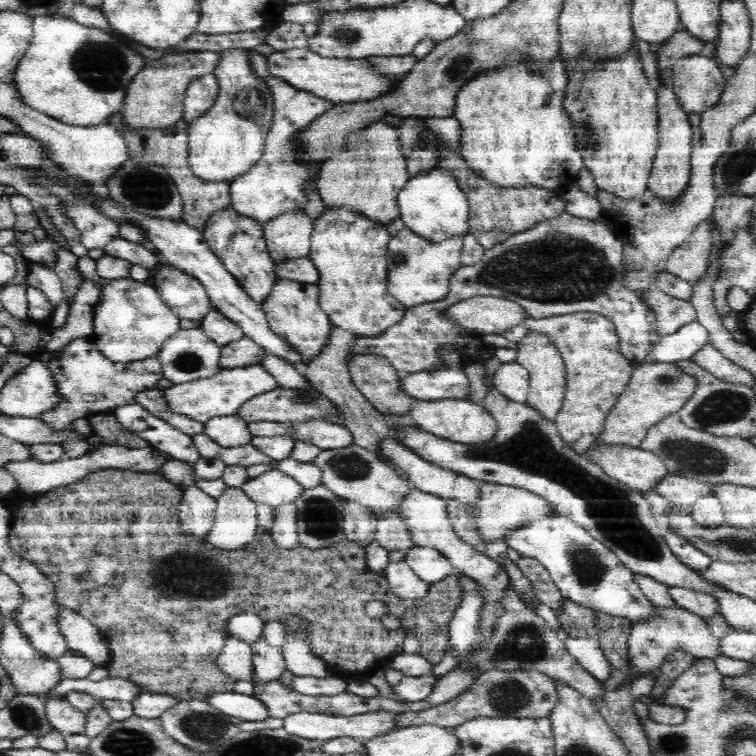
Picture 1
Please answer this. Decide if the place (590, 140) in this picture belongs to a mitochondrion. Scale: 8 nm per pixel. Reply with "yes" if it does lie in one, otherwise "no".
yes

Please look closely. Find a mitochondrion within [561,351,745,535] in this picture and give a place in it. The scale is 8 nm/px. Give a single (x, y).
(696, 457)

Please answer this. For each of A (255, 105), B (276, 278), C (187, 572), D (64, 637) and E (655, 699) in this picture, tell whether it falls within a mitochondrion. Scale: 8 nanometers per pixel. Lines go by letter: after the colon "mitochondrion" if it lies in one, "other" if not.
A: mitochondrion
B: other
C: mitochondrion
D: other
E: other

